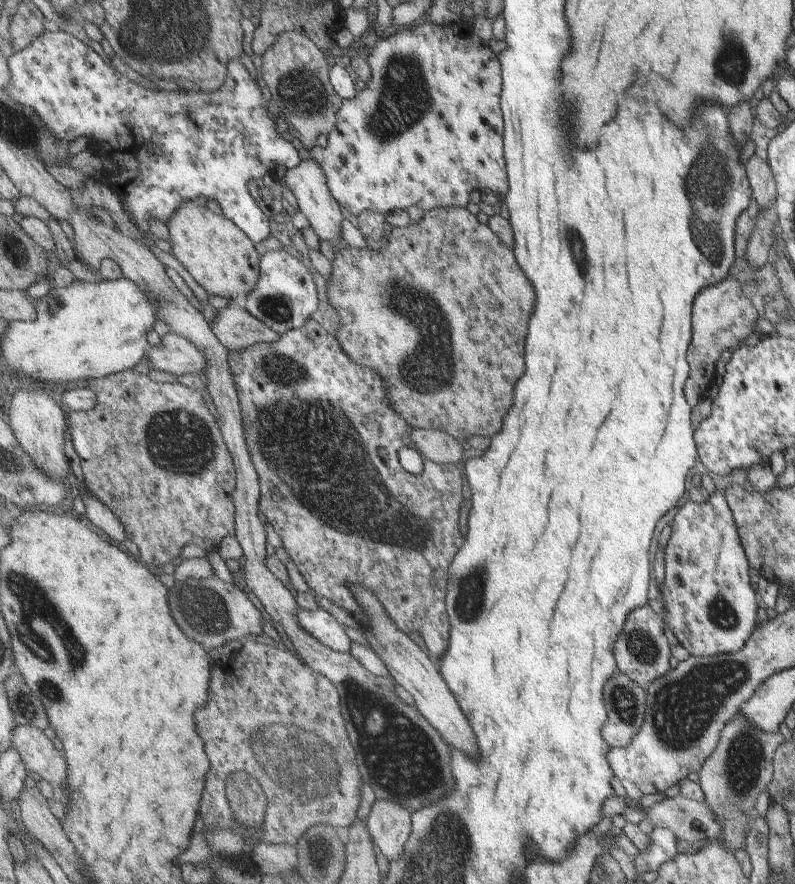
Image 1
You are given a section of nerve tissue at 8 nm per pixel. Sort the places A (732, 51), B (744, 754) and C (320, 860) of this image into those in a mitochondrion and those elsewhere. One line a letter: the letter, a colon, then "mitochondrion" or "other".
A: mitochondrion
B: mitochondrion
C: mitochondrion

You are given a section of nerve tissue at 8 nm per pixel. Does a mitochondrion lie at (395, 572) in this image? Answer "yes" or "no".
no

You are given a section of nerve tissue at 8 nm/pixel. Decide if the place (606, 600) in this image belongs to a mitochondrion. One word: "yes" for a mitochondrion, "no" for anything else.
no

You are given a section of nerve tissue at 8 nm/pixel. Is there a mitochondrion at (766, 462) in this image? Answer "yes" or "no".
no

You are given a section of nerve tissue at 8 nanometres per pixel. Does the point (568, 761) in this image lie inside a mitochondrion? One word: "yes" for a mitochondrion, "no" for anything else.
no

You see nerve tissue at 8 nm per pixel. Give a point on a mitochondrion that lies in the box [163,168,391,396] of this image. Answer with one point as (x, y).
(275, 307)

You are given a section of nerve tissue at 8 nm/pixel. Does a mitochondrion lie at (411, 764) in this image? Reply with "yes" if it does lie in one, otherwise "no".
yes

